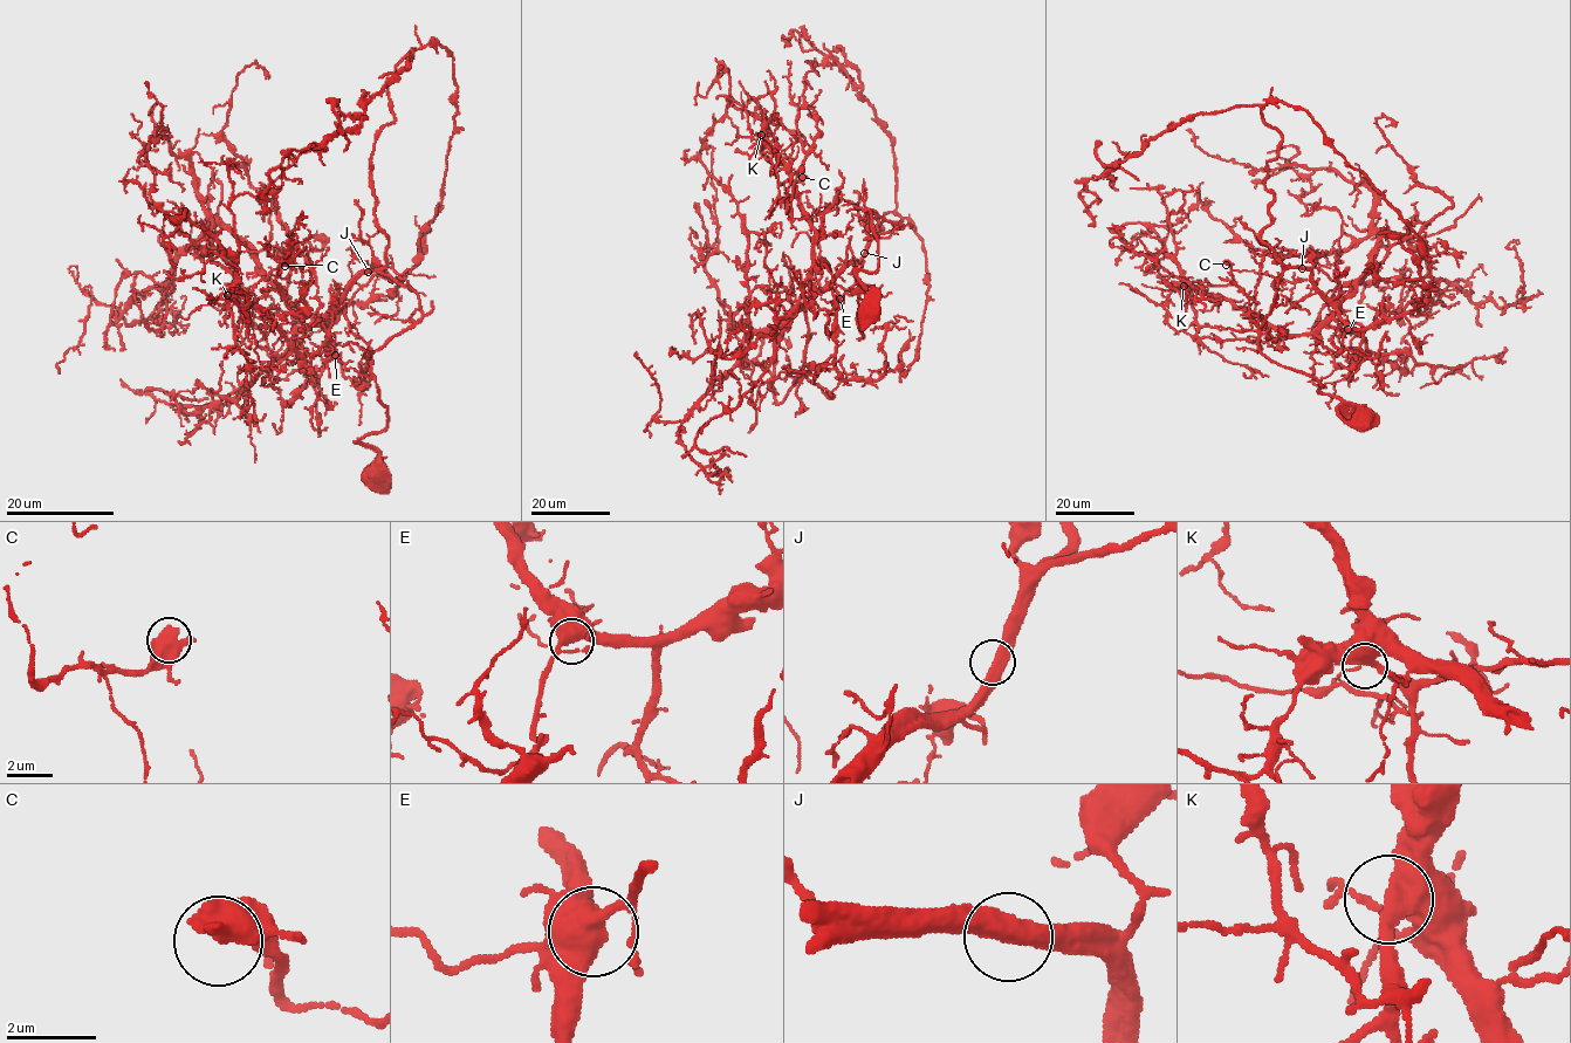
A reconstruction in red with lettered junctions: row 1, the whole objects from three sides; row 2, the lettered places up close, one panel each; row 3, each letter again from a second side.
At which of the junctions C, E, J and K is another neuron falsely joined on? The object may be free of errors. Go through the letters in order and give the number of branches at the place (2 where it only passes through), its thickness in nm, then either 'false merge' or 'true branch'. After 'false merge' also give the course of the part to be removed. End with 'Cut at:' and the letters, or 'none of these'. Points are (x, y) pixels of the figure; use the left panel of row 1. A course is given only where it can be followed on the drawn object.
C: 2 | 550 nm | true branch
E: 2 | 550 nm | true branch
J: 2 | 500 nm | true branch
K: 2 | 440 nm | true branch
Cut at: none of these

